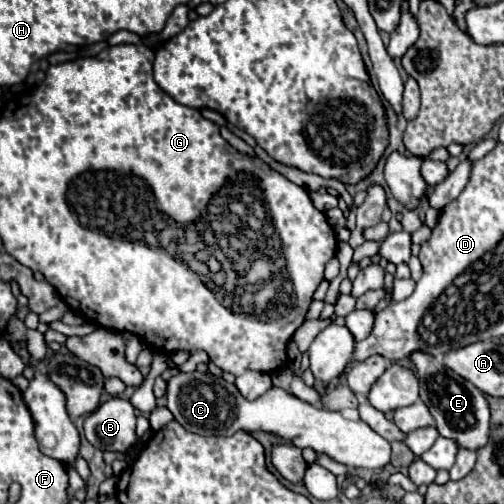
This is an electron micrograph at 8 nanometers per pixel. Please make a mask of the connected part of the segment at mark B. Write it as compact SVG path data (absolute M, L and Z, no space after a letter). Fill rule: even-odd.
M121 397L105 401L87 415L85 437L101 451L127 451L137 441L135 407Z

